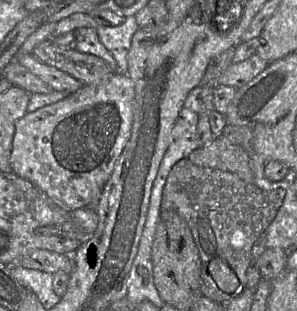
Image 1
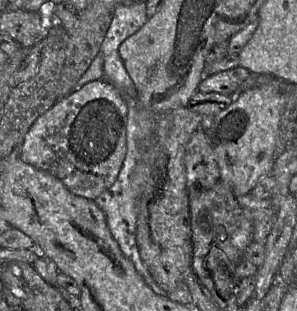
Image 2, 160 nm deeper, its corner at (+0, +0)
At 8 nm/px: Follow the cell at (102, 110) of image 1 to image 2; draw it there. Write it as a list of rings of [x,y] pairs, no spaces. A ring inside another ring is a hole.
[[[102,78],[88,82],[37,118],[25,136],[19,158],[61,180],[74,195],[95,201],[114,184],[123,165],[127,153],[127,112],[124,98],[109,81]]]

